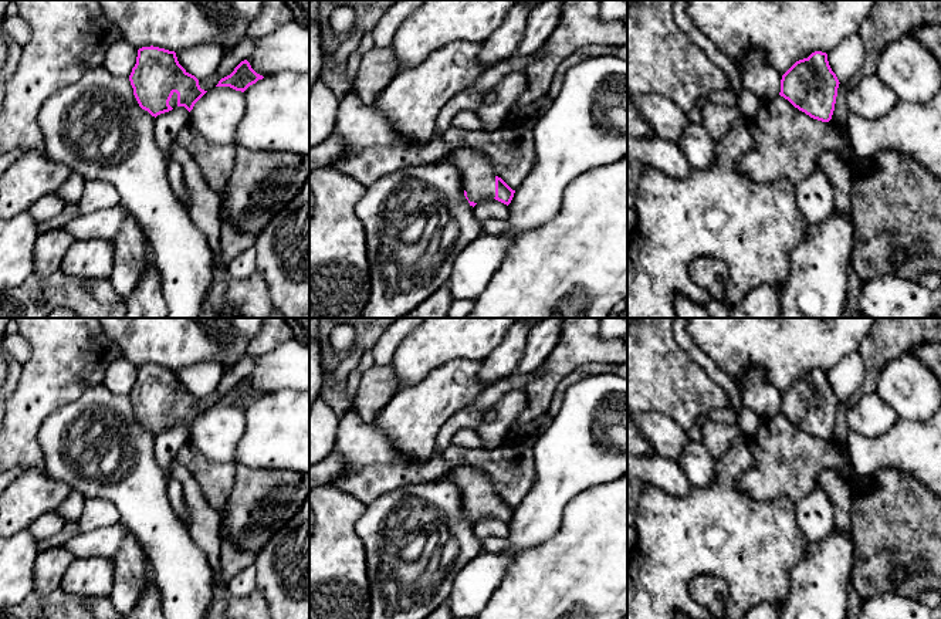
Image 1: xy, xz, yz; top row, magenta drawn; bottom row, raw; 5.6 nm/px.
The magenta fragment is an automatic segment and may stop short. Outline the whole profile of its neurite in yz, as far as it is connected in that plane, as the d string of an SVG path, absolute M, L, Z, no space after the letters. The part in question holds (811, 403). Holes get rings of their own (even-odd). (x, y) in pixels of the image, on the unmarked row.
M815 369L808 376L796 379L782 393L779 413L810 436L829 440L839 402L829 383L827 372Z

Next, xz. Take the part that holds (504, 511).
M470 466L456 467L440 481L450 481L461 493L464 514L470 524L475 524L481 517L495 517L510 522L515 508L494 491L490 478Z

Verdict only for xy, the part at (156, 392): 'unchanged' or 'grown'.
grown

